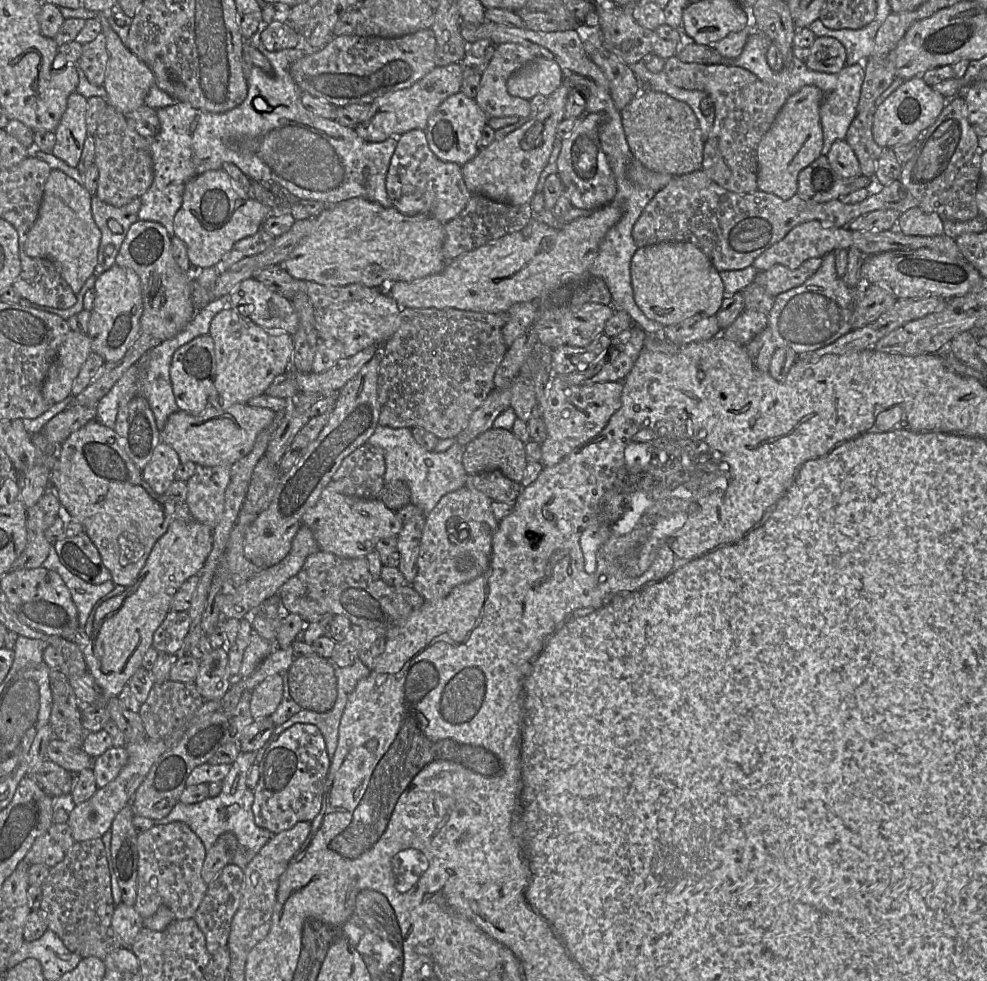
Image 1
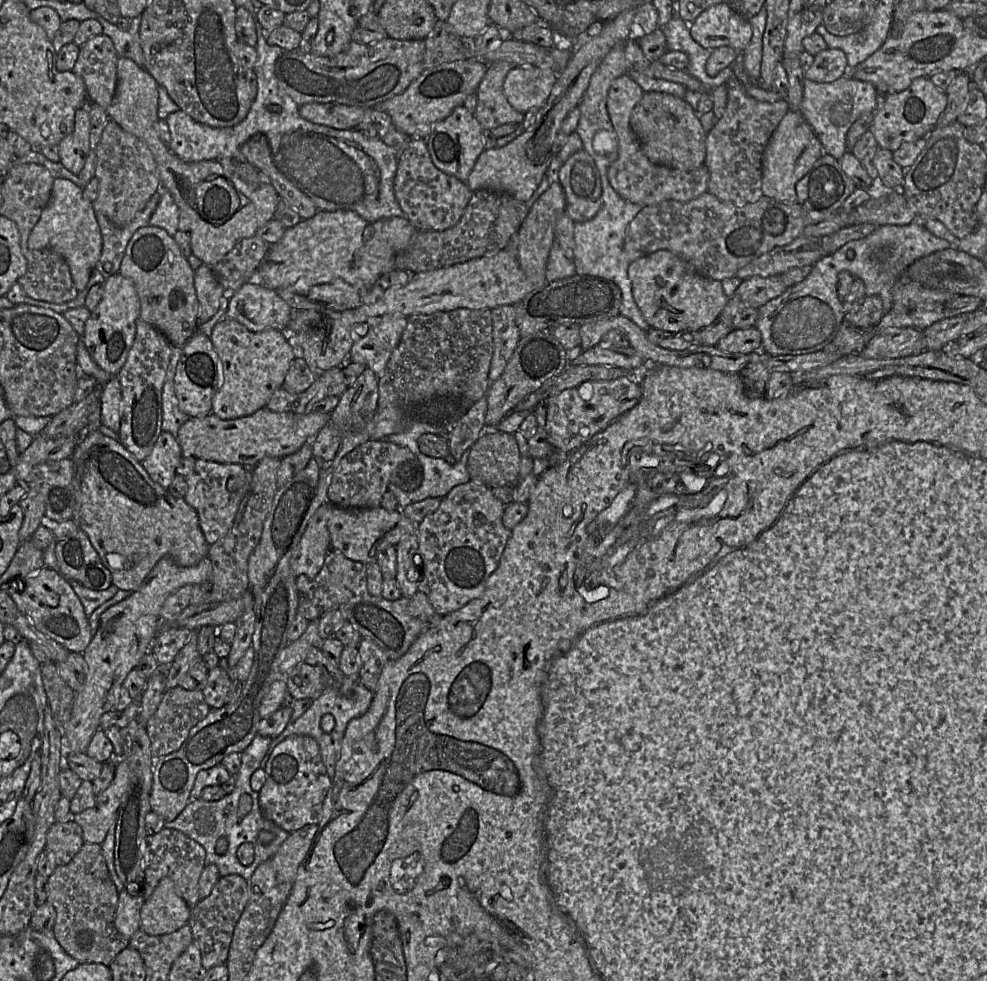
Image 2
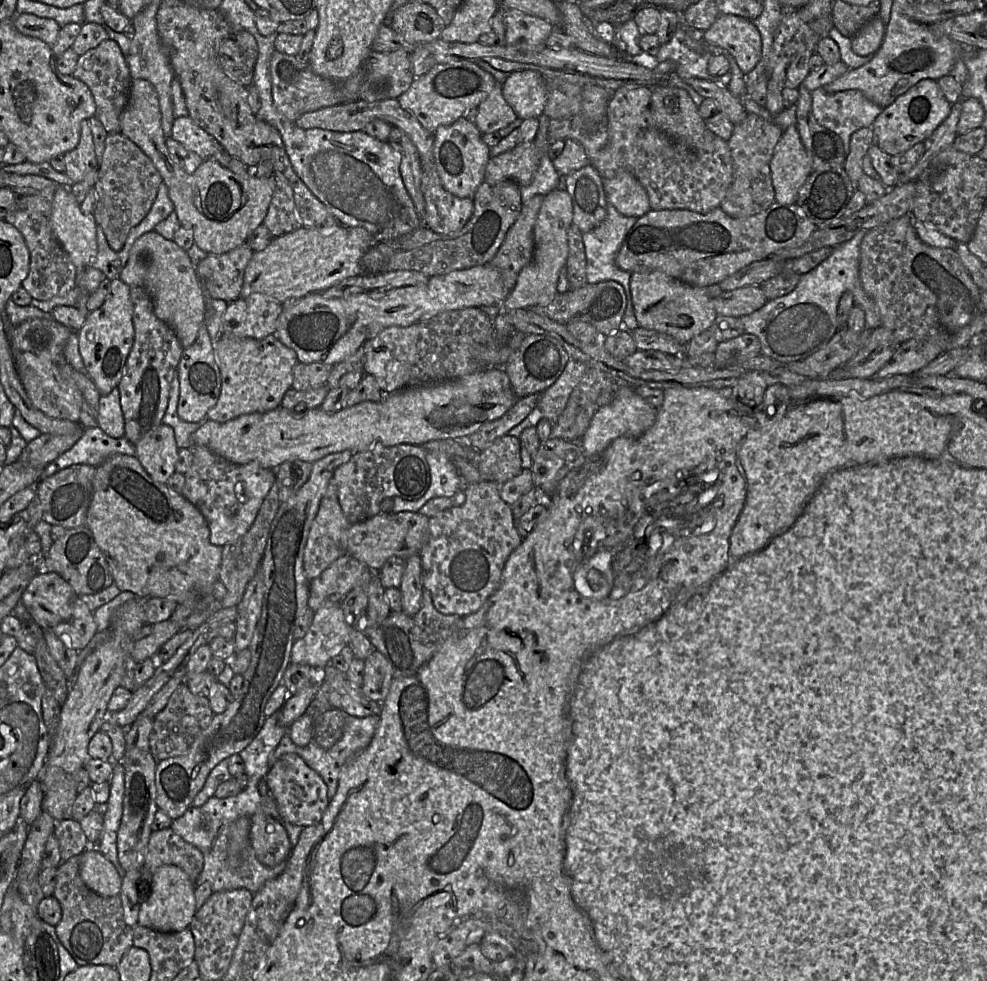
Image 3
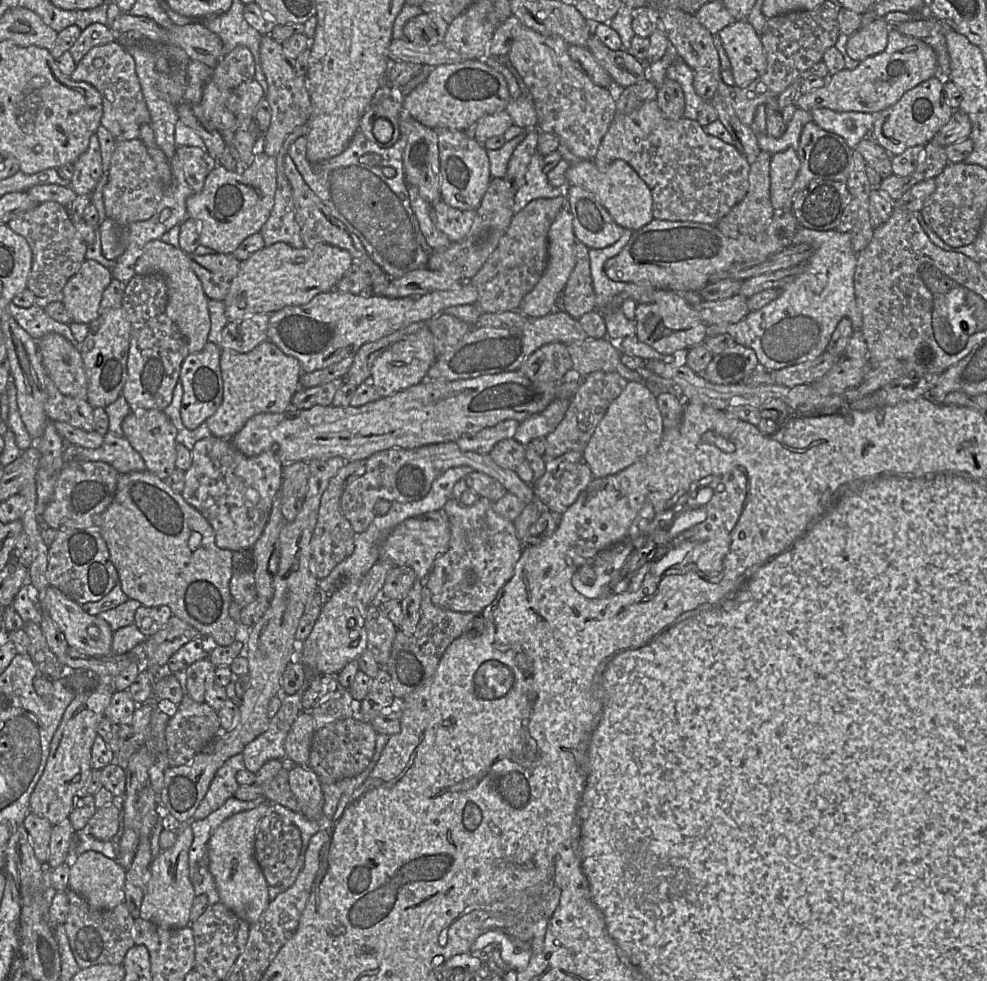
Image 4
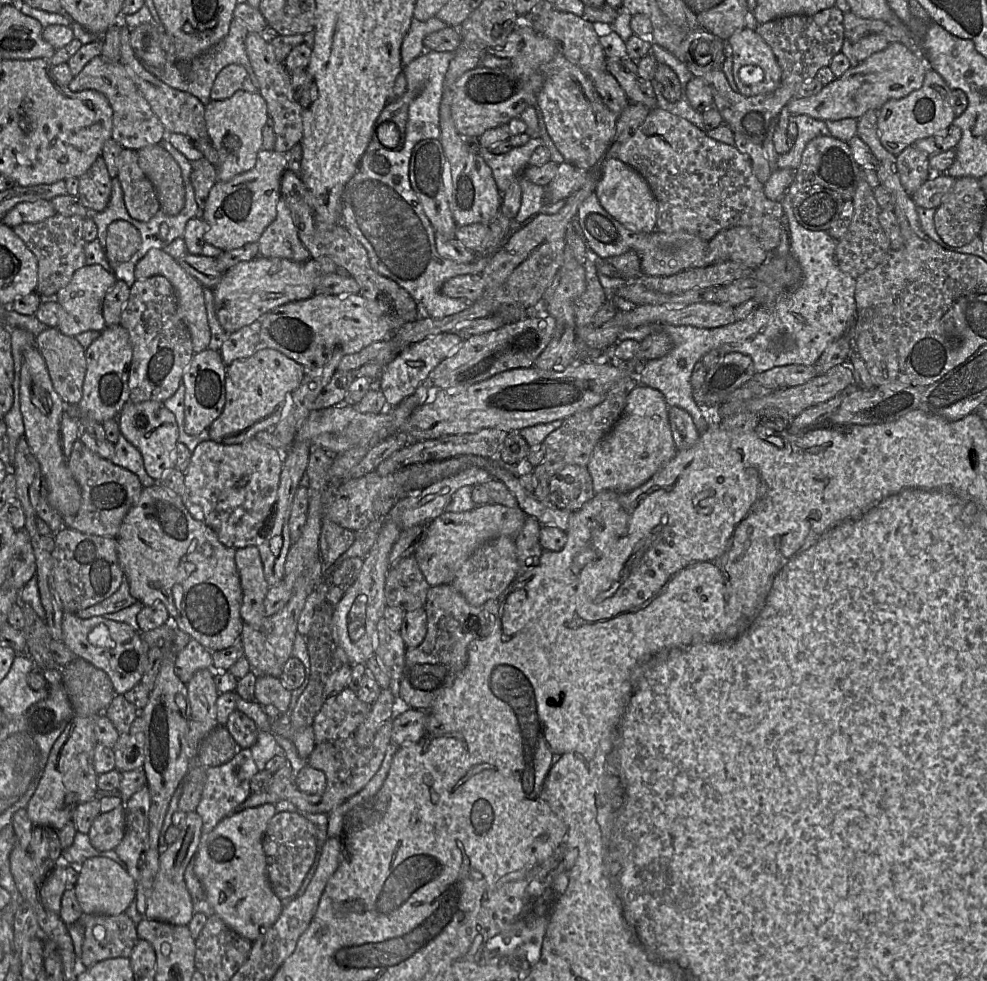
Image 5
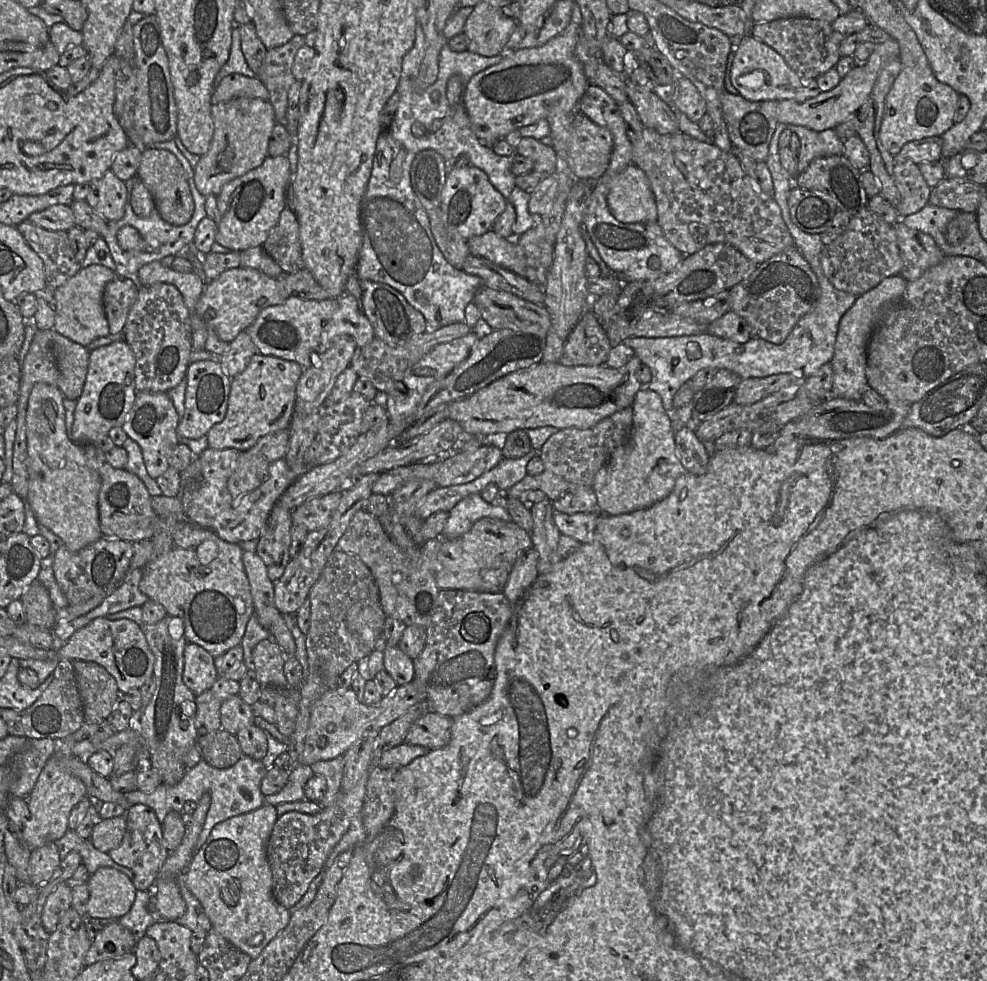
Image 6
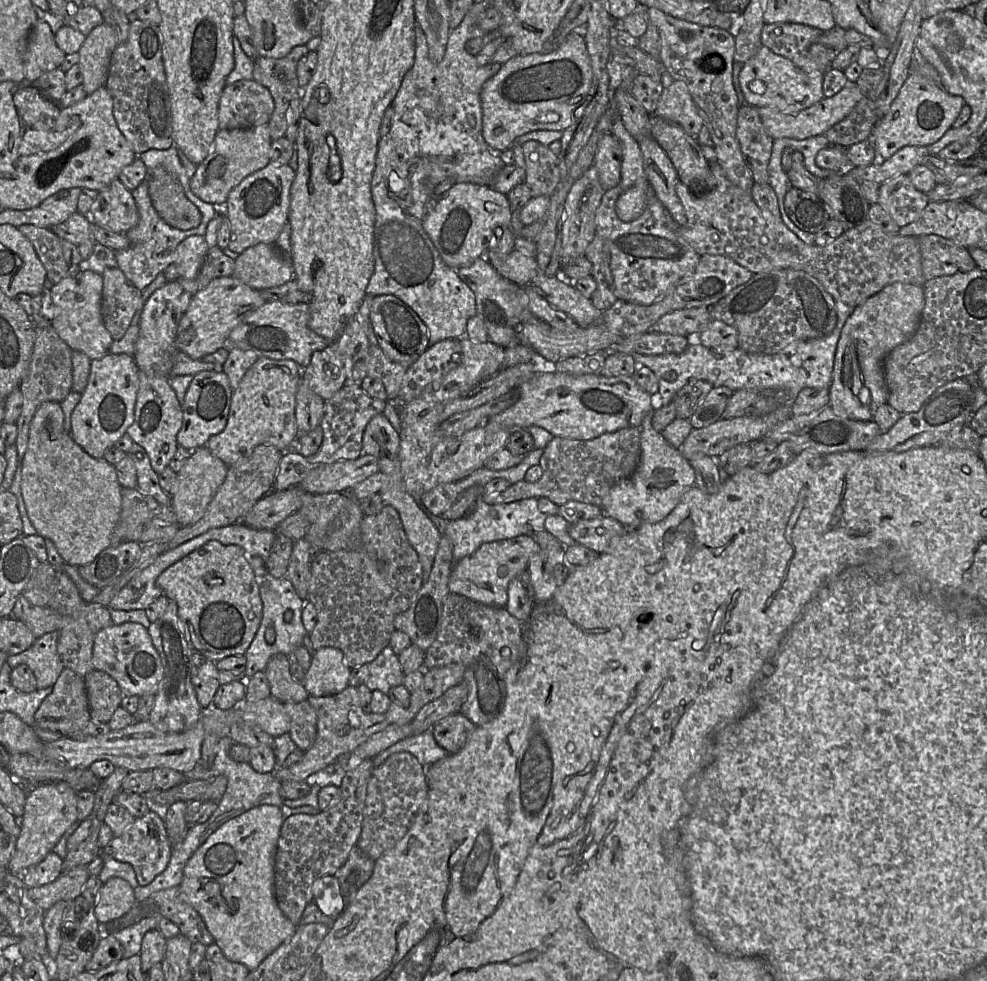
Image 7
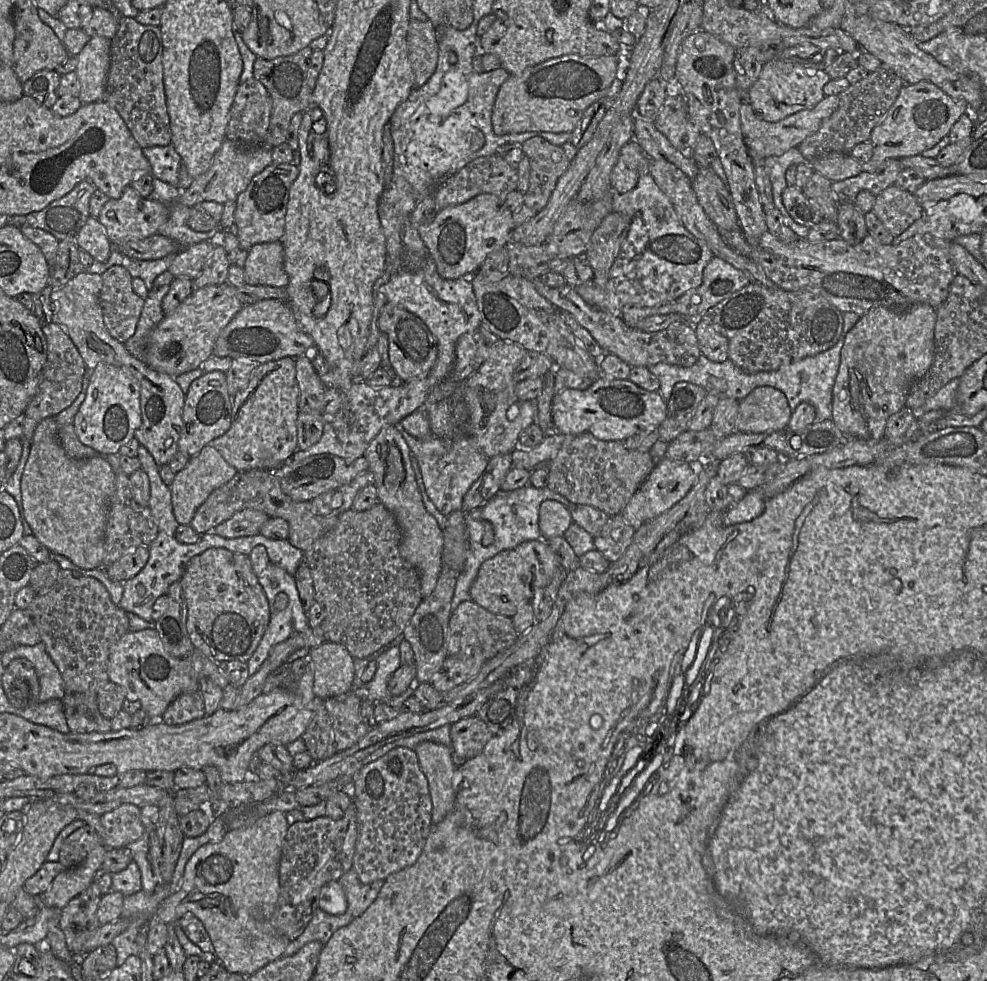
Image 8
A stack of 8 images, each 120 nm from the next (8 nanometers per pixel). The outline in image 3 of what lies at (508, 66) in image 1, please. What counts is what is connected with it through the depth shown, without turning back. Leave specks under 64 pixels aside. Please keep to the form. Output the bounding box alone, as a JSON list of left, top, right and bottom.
[475,81,518,134]

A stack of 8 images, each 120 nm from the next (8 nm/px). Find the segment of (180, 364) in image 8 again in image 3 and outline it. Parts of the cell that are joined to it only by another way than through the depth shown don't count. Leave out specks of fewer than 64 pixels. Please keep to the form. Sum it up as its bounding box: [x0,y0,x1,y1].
[240,223,376,304]

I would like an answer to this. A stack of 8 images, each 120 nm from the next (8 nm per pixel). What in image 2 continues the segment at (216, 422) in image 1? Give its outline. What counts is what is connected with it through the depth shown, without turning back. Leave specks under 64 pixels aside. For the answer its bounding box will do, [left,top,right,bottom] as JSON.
[176,408,330,468]

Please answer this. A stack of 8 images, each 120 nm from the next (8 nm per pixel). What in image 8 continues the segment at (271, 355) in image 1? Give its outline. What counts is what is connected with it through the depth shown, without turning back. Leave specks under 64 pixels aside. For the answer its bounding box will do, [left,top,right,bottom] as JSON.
[208,357,299,472]

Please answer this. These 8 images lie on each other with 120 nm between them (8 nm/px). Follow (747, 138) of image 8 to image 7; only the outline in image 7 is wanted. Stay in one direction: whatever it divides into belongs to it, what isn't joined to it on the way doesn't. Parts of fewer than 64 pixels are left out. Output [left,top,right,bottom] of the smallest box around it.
[757,83,863,140]

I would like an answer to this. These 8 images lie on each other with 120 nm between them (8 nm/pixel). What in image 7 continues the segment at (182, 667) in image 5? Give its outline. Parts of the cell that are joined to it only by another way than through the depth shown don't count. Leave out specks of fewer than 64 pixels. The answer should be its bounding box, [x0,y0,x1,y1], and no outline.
[191,652,220,708]

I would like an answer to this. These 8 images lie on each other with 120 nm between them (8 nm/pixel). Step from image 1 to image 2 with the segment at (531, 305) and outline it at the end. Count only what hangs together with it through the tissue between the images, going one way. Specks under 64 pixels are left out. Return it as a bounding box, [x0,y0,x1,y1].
[488,305,519,385]

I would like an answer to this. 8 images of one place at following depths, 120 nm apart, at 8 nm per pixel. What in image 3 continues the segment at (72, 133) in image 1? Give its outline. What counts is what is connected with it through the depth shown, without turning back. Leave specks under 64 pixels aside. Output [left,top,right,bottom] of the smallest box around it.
[63,119,98,183]

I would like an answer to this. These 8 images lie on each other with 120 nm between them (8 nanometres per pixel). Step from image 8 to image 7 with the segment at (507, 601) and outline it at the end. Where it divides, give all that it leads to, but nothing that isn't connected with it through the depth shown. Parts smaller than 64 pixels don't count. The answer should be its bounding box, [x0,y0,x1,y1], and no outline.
[449,535,540,607]

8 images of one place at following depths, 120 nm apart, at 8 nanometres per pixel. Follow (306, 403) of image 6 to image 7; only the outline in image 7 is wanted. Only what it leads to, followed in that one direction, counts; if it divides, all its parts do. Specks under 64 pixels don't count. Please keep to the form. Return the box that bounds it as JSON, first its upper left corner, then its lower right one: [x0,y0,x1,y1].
[302,295,373,400]

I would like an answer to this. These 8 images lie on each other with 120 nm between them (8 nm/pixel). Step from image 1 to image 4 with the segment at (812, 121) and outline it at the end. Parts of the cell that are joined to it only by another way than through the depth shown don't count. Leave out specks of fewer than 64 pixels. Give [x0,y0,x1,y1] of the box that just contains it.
[770,148,800,210]

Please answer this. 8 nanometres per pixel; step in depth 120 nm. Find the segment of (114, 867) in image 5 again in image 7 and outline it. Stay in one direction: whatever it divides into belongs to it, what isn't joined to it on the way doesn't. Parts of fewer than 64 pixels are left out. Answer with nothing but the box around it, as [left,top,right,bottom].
[94,877,135,924]

